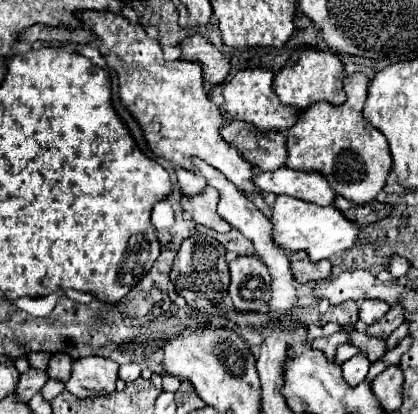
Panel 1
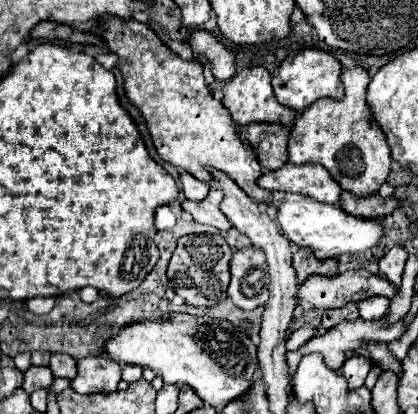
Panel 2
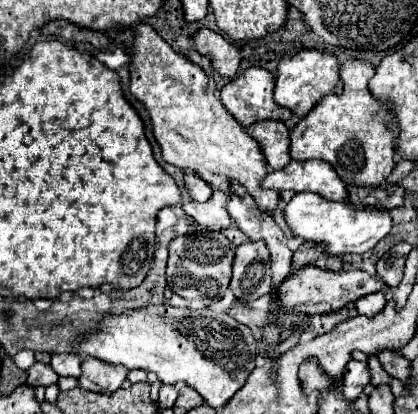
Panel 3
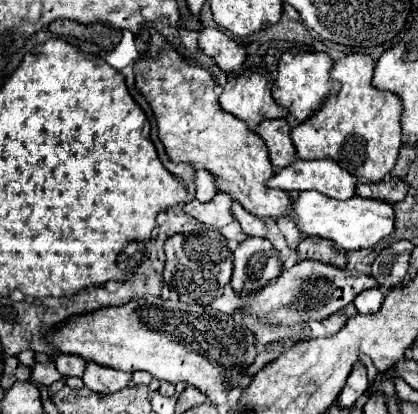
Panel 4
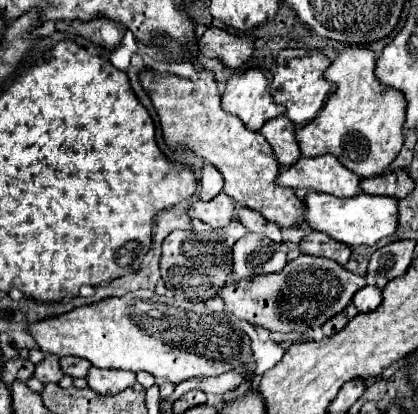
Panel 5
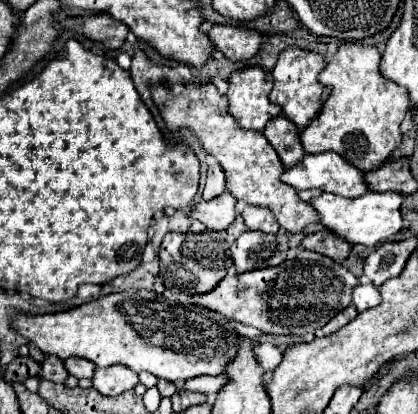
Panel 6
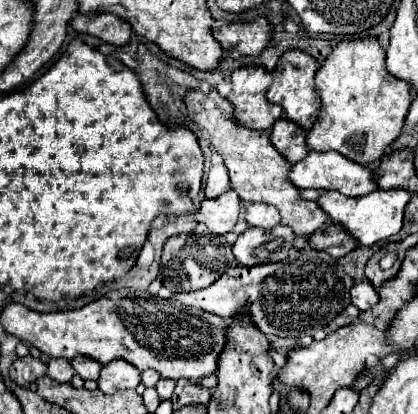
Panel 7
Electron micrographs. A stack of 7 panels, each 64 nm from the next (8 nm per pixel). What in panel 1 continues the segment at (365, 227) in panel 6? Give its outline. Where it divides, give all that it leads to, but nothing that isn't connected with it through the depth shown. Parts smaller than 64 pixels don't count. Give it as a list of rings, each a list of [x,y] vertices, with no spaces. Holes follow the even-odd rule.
[[[276,196],[276,202],[270,206],[270,210],[274,244],[286,252],[306,252],[310,262],[326,260],[334,254],[350,250],[362,238],[360,228],[346,220],[334,206],[316,206],[290,196]]]

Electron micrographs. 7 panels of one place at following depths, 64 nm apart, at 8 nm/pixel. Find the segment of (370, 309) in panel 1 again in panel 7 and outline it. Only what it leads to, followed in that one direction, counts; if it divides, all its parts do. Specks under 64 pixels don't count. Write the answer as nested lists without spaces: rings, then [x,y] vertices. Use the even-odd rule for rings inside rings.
[[[368,280],[356,282],[356,284],[352,286],[350,296],[352,296],[352,304],[354,304],[358,310],[368,310],[368,308],[372,308],[372,306],[380,300],[376,288],[372,288],[372,284],[368,284]]]

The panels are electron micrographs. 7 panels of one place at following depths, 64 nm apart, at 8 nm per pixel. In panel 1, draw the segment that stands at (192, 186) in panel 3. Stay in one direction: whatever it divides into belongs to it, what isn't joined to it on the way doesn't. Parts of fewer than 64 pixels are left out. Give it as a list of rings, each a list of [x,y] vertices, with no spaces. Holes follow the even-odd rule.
[[[176,168],[176,178],[178,178],[178,186],[180,186],[180,192],[184,196],[188,194],[196,194],[200,192],[206,184],[204,184],[204,178],[196,172],[190,172],[190,170],[184,170],[184,168]]]

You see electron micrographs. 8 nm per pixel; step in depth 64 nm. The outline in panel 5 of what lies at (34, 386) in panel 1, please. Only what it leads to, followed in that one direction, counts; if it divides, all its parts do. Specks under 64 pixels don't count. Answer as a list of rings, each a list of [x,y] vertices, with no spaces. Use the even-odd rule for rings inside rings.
[[[48,354],[40,364],[36,364],[36,370],[34,370],[34,378],[38,378],[40,382],[48,384],[48,382],[60,382],[62,380],[62,372],[60,372],[60,366],[58,366],[58,358]]]

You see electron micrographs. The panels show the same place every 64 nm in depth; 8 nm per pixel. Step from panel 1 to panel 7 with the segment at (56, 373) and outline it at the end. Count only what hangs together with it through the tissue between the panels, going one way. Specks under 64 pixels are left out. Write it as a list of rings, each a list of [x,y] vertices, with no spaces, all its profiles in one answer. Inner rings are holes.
[[[76,356],[70,360],[74,372],[82,378],[82,380],[96,380],[96,376],[100,374],[102,364],[96,364],[94,360],[86,360],[86,356]]]

